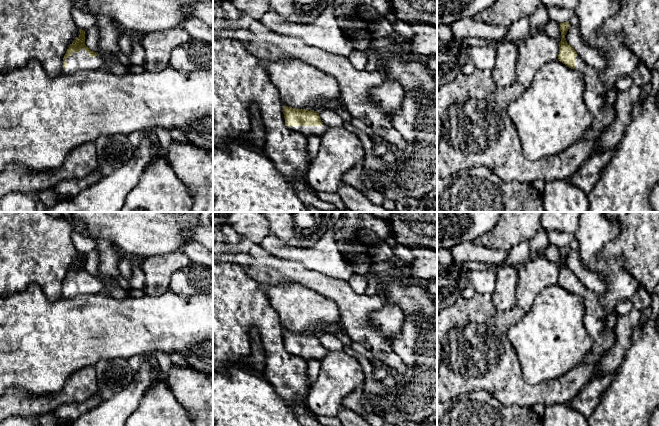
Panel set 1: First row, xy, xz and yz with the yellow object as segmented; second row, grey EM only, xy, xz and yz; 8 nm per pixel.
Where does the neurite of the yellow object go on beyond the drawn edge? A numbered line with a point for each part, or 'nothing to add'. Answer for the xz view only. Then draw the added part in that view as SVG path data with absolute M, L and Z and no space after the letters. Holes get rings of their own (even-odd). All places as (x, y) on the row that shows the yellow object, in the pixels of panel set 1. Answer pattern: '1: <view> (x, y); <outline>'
1: xz (307, 131); M322 124L321 126L290 126L290 130L304 135L306 138L310 136L319 136L329 128L327 125Z

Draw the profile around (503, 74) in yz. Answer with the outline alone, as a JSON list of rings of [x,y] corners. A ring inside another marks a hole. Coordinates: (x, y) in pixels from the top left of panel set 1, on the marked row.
[[[511,41],[498,42],[496,46],[496,62],[490,71],[494,83],[499,87],[511,86],[517,82],[516,62],[517,44]]]

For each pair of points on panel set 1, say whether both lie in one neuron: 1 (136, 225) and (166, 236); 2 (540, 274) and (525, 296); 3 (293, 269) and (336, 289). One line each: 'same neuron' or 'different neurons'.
1: same neuron
2: same neuron
3: same neuron

